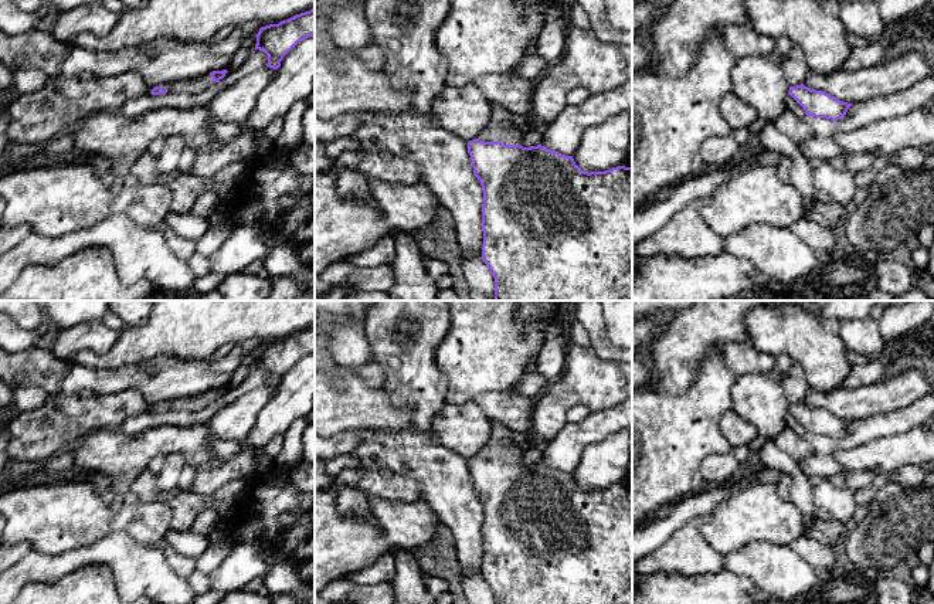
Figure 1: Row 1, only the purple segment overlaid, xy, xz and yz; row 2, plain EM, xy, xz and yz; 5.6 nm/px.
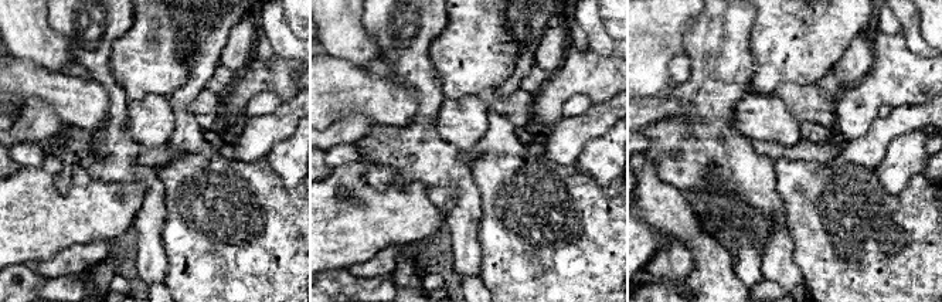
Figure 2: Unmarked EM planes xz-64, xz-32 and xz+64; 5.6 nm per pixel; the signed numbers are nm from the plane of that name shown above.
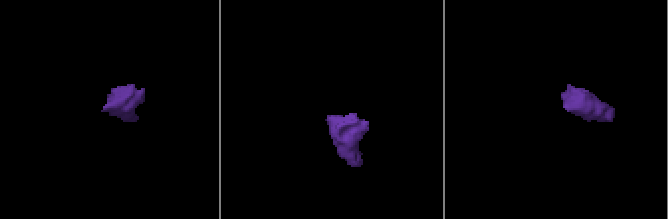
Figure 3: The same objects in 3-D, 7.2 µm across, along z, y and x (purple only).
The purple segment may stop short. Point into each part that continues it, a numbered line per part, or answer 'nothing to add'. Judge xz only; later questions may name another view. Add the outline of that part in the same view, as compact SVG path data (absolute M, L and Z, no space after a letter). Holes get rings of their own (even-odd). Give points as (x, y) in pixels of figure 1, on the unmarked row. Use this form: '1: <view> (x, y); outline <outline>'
1: xz (501, 447); outline M500 423L492 424L492 438L478 457L482 459L500 459L512 464L519 462L523 458L524 449L513 442L513 434L513 430Z

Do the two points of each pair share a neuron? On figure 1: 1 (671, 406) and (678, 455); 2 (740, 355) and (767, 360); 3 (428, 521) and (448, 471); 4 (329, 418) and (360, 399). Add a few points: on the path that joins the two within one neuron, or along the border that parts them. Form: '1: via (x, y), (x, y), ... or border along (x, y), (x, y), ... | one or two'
1: via (671, 418), (671, 443) | one
2: via (747, 359), (760, 360) | one
3: border along (400, 501), (423, 499), (442, 523) | two
4: via (336, 411), (353, 406) | one

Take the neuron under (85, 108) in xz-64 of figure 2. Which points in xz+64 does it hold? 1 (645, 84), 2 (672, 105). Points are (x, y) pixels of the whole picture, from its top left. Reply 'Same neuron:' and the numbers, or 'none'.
Same neuron: 2

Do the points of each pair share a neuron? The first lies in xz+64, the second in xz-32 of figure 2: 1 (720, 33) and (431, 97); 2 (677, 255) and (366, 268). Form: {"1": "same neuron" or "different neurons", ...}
{"1": "same neuron", "2": "same neuron"}

